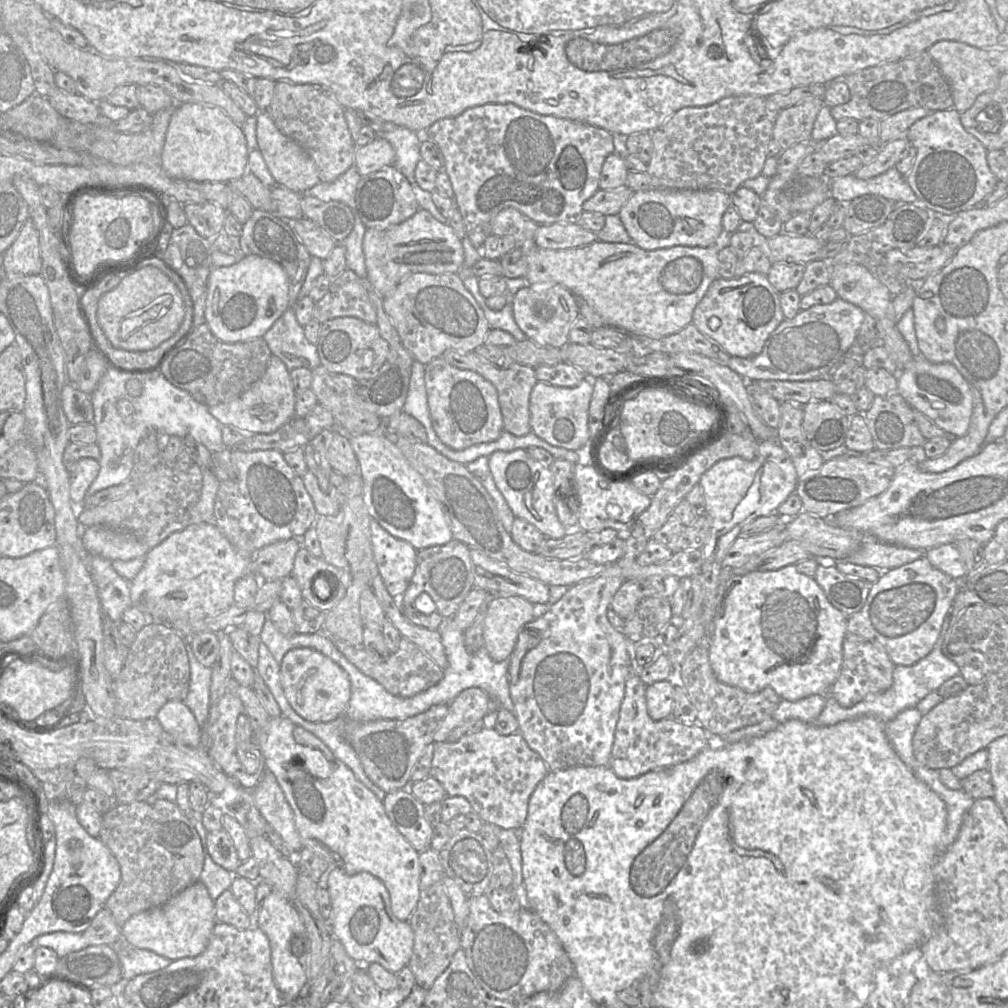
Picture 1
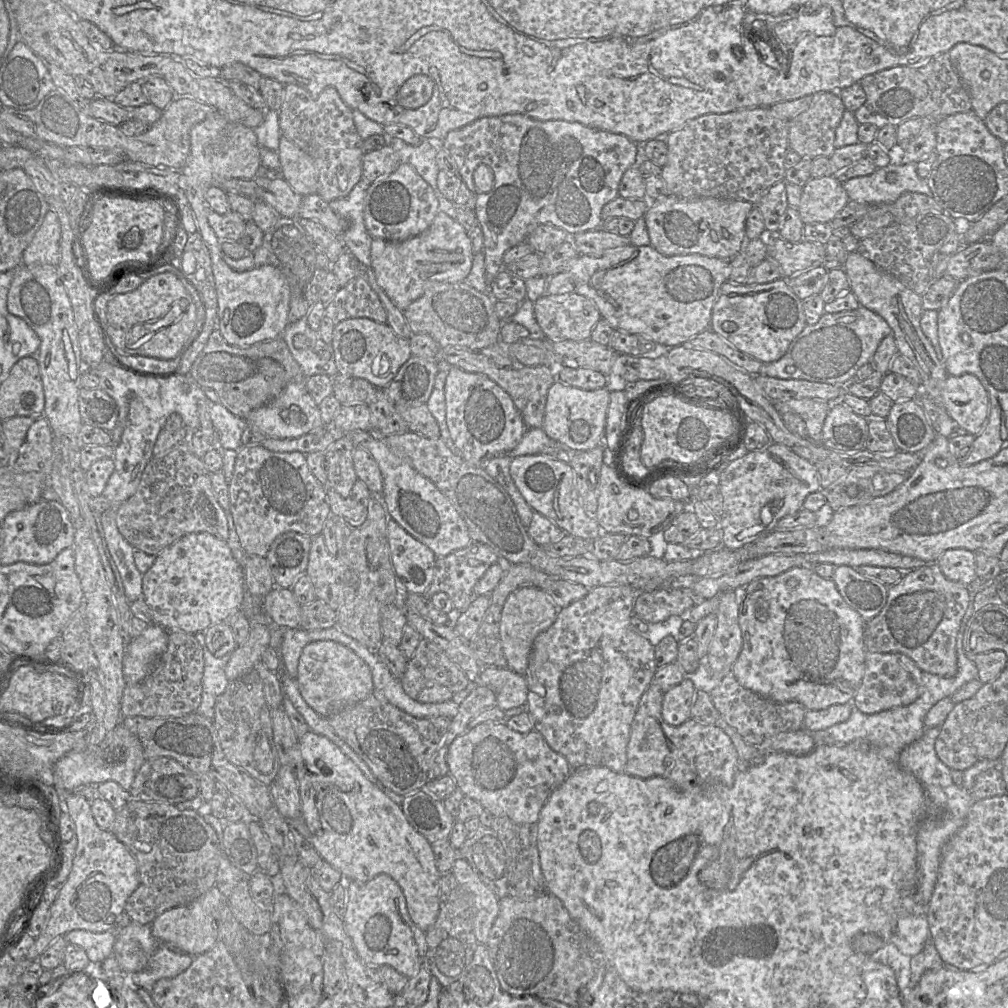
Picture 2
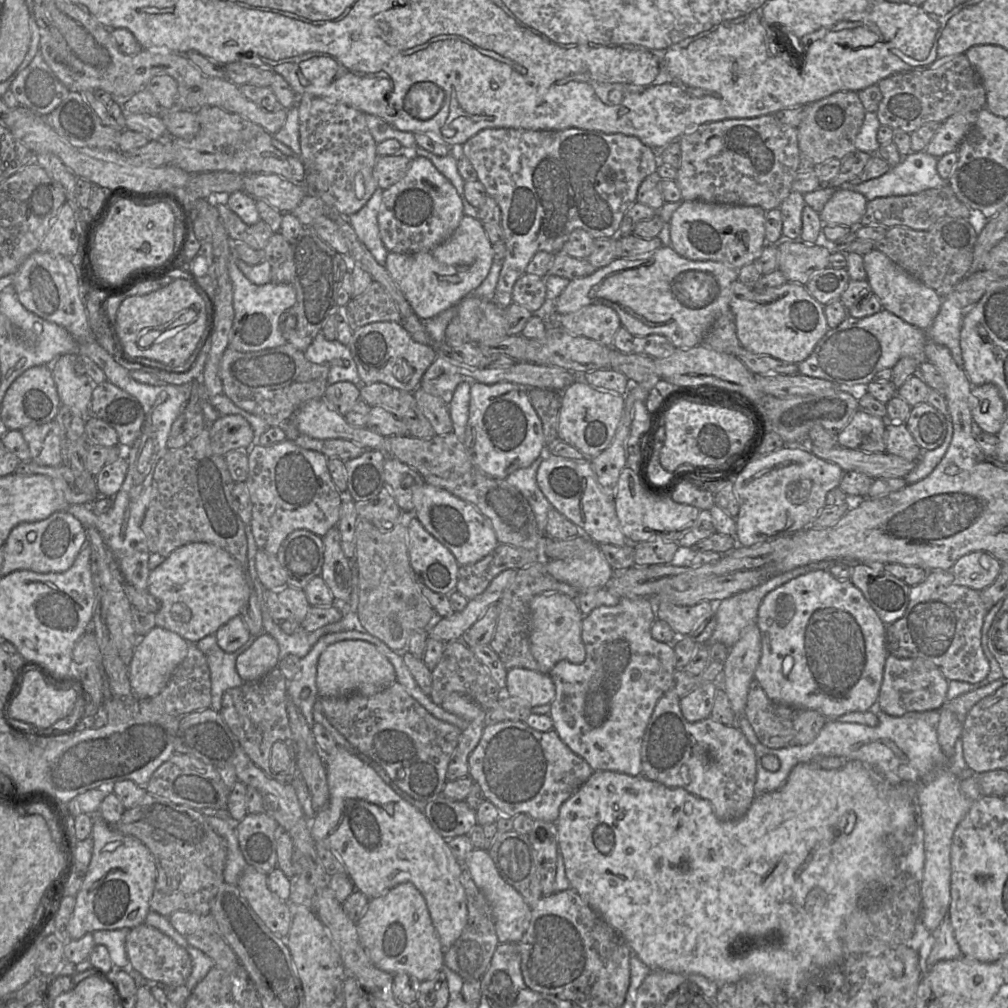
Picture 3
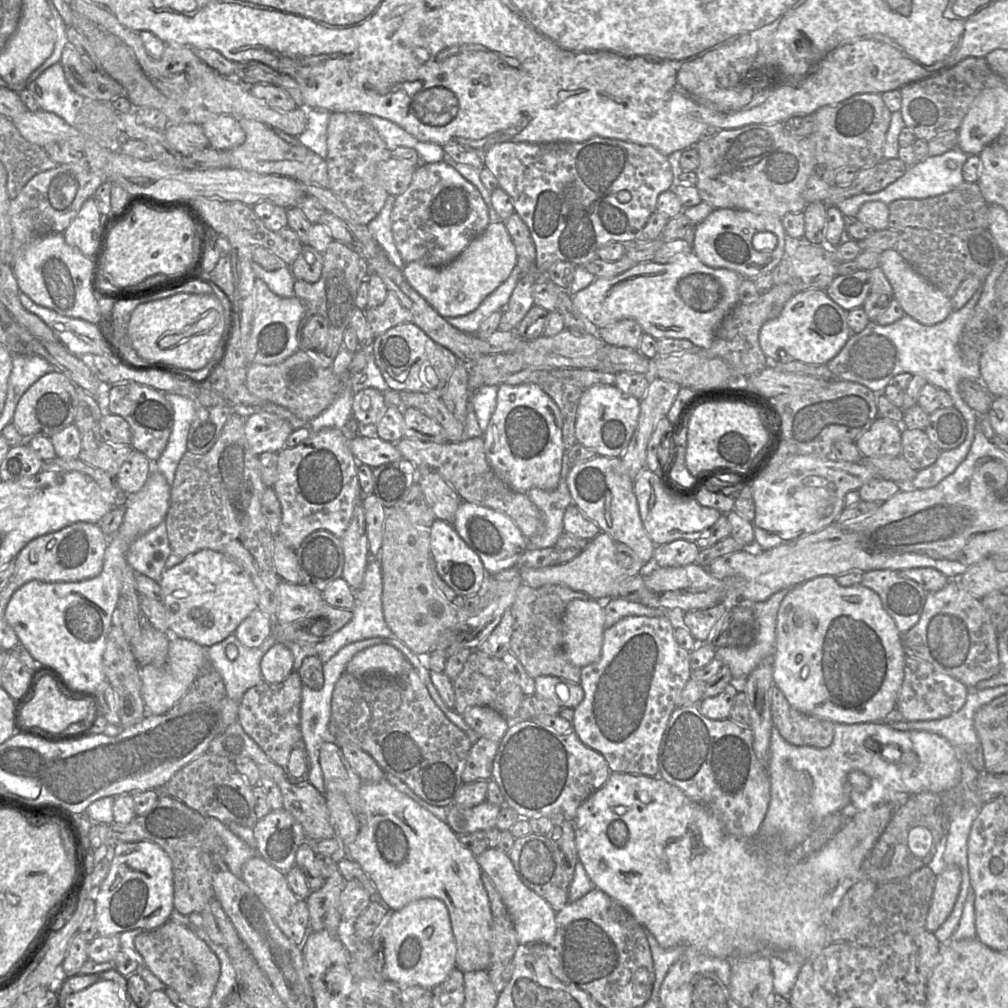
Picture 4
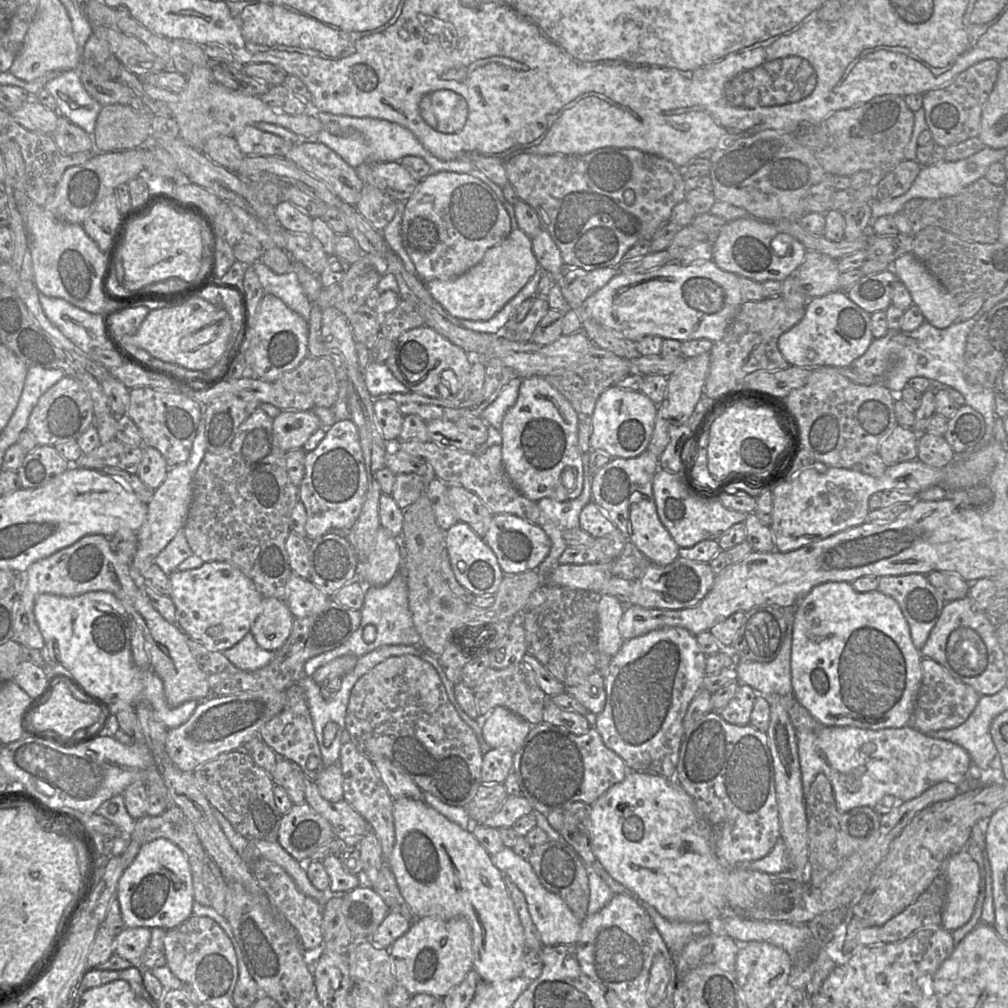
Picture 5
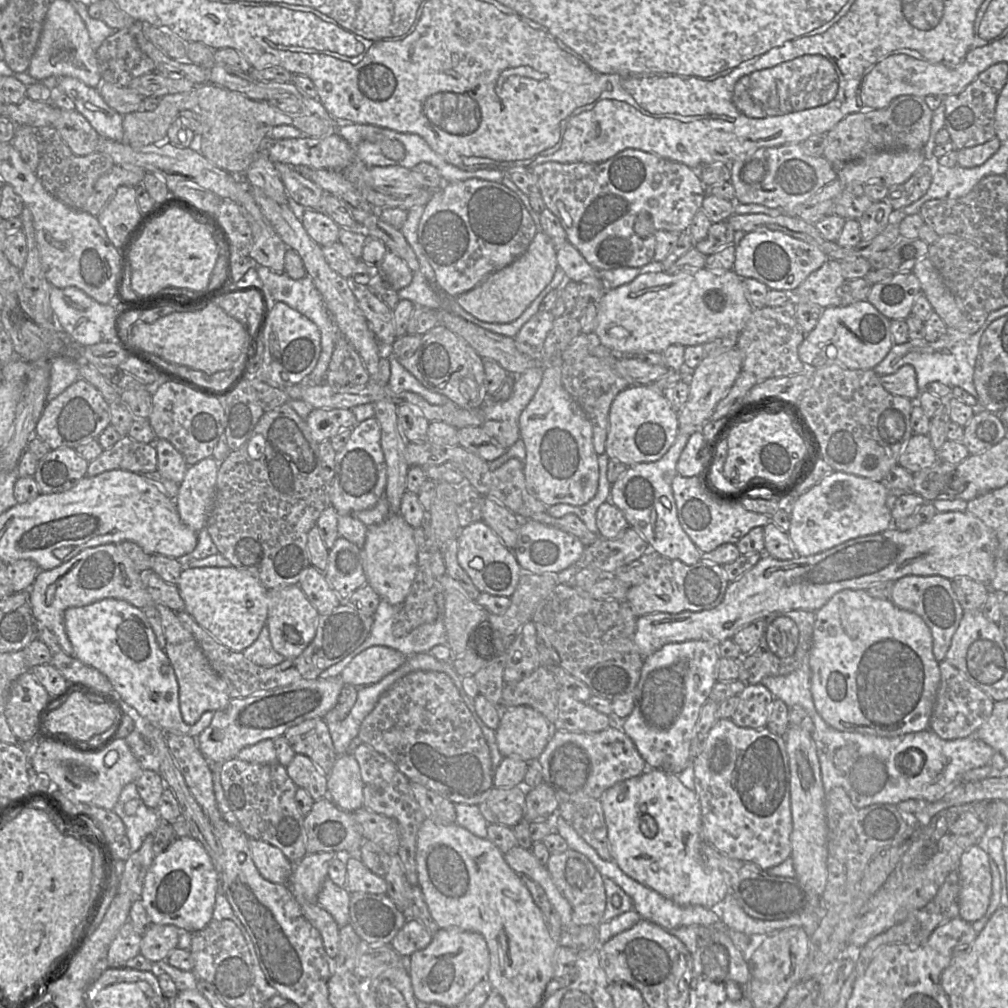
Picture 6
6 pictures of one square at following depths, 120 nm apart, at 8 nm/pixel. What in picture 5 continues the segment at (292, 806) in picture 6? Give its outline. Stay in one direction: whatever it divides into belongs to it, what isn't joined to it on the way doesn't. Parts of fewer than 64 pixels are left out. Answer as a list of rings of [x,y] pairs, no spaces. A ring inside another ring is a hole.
[[[231,751],[206,762],[193,771],[196,783],[204,793],[213,809],[219,811],[233,828],[249,840],[277,842],[283,813],[279,812],[274,799],[275,784],[270,771],[258,766],[246,752]]]

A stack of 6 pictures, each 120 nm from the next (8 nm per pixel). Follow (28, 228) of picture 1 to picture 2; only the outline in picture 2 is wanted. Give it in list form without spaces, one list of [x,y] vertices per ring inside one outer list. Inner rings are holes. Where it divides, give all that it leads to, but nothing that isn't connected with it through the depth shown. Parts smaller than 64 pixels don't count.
[[[48,211],[32,241],[24,250],[21,266],[54,265],[61,259],[61,225],[58,215]]]

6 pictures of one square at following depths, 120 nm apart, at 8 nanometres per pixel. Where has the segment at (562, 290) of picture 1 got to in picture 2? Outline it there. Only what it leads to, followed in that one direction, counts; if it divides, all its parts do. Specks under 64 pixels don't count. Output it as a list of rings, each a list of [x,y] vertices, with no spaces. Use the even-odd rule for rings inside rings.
[[[576,293],[542,295],[533,302],[533,311],[543,336],[552,341],[590,340],[593,327],[601,319],[600,312],[594,302]]]

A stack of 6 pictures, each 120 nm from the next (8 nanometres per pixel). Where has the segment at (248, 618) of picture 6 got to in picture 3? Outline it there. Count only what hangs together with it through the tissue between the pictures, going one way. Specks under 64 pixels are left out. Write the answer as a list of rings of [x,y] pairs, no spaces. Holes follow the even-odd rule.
[[[203,542],[183,545],[167,556],[163,563],[151,571],[147,591],[159,602],[156,626],[175,632],[192,643],[214,635],[220,627],[239,616],[250,594],[245,574],[237,561],[224,549]]]

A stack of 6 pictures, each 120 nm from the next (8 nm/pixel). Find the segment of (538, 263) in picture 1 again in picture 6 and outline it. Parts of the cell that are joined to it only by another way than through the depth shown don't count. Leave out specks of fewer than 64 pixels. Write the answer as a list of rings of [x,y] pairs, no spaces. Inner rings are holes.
[[[685,269],[676,273],[643,273],[632,282],[610,289],[599,301],[594,333],[617,354],[662,353],[669,346],[703,345],[716,338],[739,334],[754,308],[744,293],[743,277],[733,270]]]

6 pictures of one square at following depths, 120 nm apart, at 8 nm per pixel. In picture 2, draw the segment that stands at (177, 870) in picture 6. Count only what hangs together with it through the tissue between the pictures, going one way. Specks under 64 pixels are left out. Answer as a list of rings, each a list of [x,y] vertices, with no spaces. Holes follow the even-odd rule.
[[[57,790],[57,792],[62,812],[68,813],[75,824],[77,847],[69,877],[50,908],[50,919],[42,934],[55,940],[64,937],[73,930],[85,930],[93,933],[117,932],[118,928],[125,928],[133,923],[125,914],[124,906],[129,896],[139,885],[136,860],[126,846],[111,832],[98,827],[91,812],[91,803],[88,800],[71,791]]]

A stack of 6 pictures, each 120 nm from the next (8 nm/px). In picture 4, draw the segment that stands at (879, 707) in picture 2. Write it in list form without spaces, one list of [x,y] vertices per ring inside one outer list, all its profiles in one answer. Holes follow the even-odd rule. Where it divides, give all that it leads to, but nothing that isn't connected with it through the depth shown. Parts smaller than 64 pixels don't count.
[[[906,656],[903,681],[896,701],[895,714],[906,721],[926,721],[948,717],[966,702],[969,688],[934,668],[930,663]]]

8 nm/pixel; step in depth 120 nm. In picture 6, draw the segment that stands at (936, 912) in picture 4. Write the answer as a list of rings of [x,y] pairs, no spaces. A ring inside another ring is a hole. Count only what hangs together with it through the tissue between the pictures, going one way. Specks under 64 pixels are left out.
[[[979,844],[966,850],[958,868],[959,917],[967,922],[982,919],[992,896],[992,868],[988,853]]]

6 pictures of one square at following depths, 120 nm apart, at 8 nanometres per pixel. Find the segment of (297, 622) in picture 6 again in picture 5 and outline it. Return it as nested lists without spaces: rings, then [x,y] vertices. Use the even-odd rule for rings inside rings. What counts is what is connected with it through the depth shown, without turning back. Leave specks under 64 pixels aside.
[[[273,597],[264,598],[261,612],[253,623],[249,633],[253,635],[261,648],[269,651],[277,651],[288,639],[295,619],[285,600]]]

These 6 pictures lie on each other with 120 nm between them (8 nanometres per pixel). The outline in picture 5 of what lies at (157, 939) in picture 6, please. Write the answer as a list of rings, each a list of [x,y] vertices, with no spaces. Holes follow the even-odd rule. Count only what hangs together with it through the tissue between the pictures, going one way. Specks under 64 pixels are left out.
[[[145,927],[124,928],[114,941],[114,954],[140,967],[141,957],[149,946],[151,930]]]

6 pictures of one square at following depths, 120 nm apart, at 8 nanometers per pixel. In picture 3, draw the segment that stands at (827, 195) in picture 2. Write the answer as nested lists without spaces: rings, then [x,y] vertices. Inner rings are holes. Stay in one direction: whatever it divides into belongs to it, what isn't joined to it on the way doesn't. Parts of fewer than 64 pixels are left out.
[[[838,188],[819,212],[824,225],[846,225],[854,230],[862,226],[860,221],[868,200],[855,191]]]

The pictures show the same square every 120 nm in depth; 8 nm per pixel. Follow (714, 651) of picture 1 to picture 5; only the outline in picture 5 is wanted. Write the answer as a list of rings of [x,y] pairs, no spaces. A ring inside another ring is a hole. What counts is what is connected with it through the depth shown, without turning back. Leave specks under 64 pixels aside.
[[[826,582],[815,586],[796,605],[791,644],[791,683],[795,699],[823,726],[855,727],[868,730],[900,728],[911,724],[922,681],[923,655],[912,641],[909,624],[898,603],[879,590],[858,592],[848,582]]]

